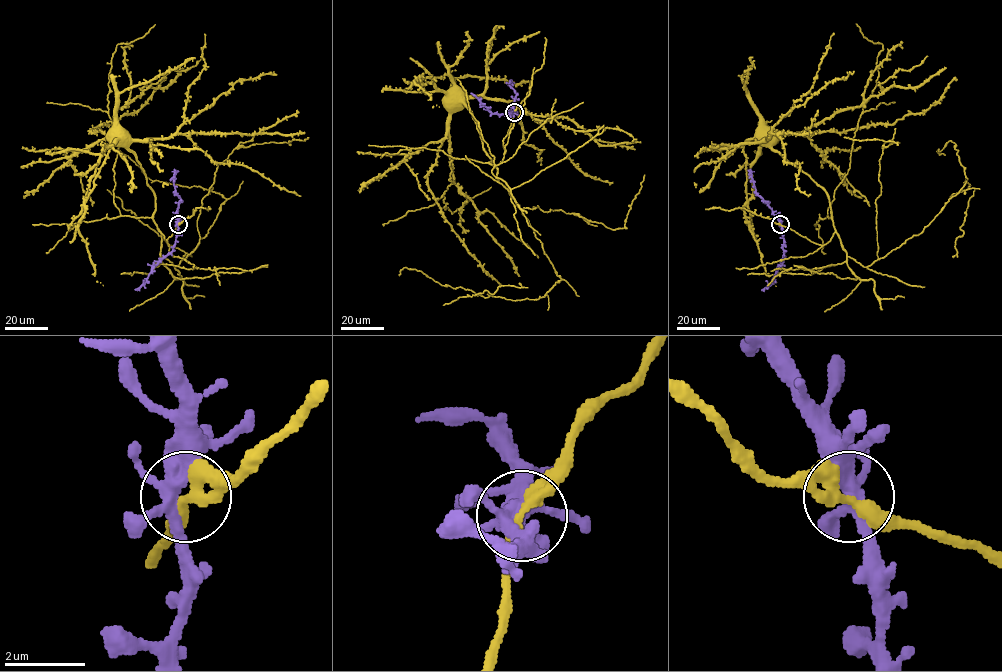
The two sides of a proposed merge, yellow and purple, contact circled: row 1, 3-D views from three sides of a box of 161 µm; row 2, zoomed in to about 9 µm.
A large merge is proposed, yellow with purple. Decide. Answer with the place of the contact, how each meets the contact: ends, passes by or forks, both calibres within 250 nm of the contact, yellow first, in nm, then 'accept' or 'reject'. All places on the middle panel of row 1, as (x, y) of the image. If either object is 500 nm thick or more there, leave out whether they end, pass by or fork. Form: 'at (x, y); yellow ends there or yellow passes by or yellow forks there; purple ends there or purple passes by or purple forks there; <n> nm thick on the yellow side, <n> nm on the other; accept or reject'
at (514, 112); yellow passes by; purple forks there; 360 nm thick on the yellow side, 340 nm on the other; reject

